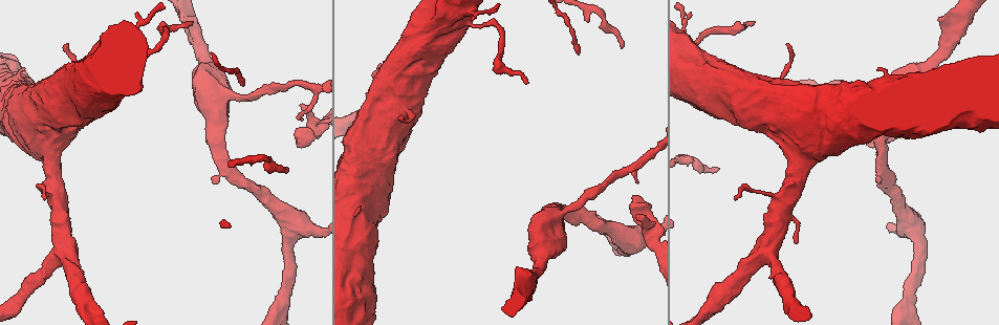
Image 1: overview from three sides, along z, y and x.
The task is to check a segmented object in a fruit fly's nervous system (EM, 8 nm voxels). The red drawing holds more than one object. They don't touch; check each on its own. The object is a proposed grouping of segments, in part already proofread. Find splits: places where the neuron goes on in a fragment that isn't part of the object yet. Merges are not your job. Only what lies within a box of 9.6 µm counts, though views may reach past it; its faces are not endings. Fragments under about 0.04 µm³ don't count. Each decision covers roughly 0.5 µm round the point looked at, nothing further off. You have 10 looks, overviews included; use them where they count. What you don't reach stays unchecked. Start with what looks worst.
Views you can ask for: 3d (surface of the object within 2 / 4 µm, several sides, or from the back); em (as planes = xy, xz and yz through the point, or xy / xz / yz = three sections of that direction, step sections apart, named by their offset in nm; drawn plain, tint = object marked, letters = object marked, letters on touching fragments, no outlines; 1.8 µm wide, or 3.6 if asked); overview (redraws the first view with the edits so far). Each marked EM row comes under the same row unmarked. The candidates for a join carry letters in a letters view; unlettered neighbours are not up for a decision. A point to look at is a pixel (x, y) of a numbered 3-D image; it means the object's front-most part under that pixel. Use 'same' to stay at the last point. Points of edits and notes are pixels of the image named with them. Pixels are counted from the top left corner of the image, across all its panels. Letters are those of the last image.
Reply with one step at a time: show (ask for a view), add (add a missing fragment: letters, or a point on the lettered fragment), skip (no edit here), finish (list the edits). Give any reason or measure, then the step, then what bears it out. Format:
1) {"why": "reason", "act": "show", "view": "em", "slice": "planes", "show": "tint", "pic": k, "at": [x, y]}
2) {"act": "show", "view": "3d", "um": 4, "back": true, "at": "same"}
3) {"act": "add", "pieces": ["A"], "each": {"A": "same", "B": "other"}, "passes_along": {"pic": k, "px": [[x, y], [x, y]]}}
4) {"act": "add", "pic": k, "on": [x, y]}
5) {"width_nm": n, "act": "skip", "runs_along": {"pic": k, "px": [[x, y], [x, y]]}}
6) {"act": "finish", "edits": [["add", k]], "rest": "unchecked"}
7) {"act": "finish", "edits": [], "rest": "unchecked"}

{"why": "branch stops here", "act": "show", "view": "em", "slice": "planes", "show": "letters", "pic": 1, "at": [299, 105]}

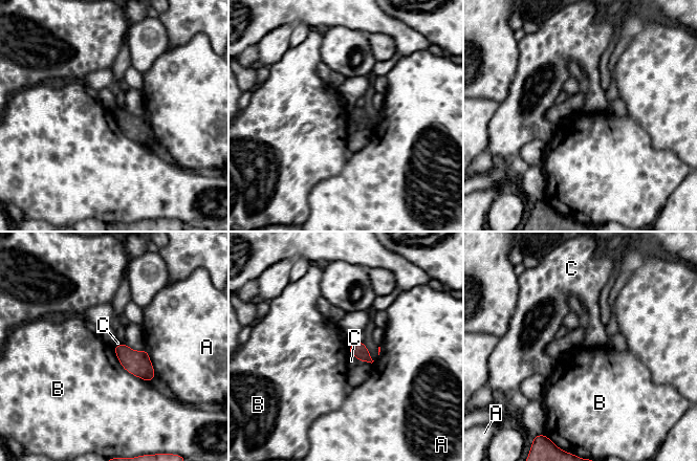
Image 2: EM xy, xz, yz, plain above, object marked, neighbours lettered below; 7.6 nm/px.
{"act": "skip", "each": {"A": "other", "B": "other", "C": "other"}, "border": {"pic": 2, "px": [[112, 347], [128, 372], [149, 382]]}, "found": "no lettered fragment goes on from it"}

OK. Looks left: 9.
{"why": "an open end", "act": "show", "view": "3d", "um": 4, "pic": 1, "at": [213, 183]}

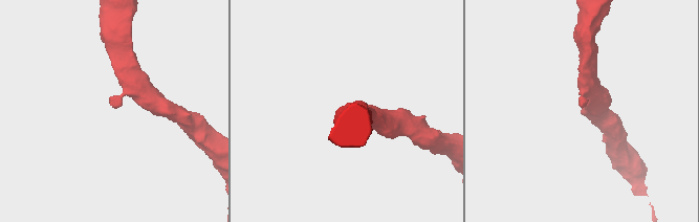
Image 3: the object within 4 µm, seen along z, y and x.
{"why": "need the tissue", "act": "show", "view": "em", "slice": "planes", "show": "letters", "pic": 3, "at": [583, 107]}

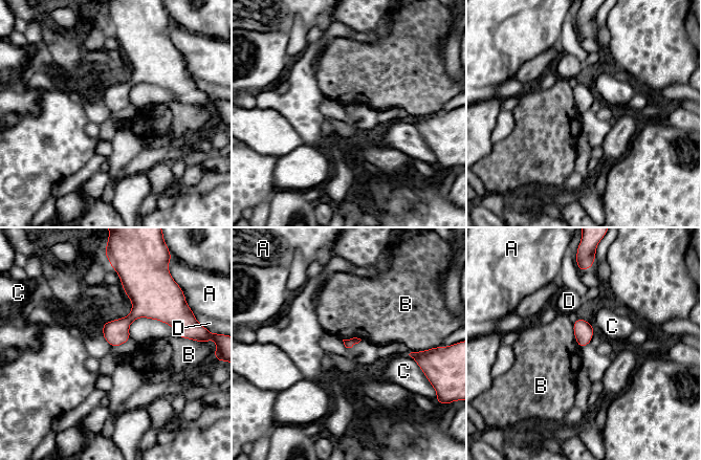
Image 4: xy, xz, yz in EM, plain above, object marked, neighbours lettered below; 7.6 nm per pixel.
{"longest_contact_nm": ["B", 200], "act": "skip", "each": {"A": "other", "B": "other", "C": "other", "D": "other"}, "border": {"pic": 4, "px": [[572, 324], [574, 340], [579, 348]]}, "found": "no lettered fragment goes on from it"}

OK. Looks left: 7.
{"why": "tapers out", "act": "show", "view": "em", "slice": "yz", "step": 4, "show": "letters", "pic": 1, "at": [192, 22]}

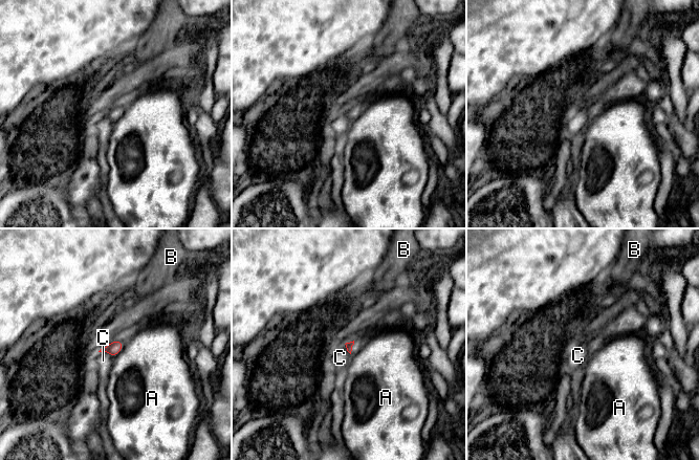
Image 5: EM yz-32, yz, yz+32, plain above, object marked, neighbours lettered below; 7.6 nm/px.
{"act": "show", "view": "em", "slice": "planes", "show": "letters", "at": "same"}

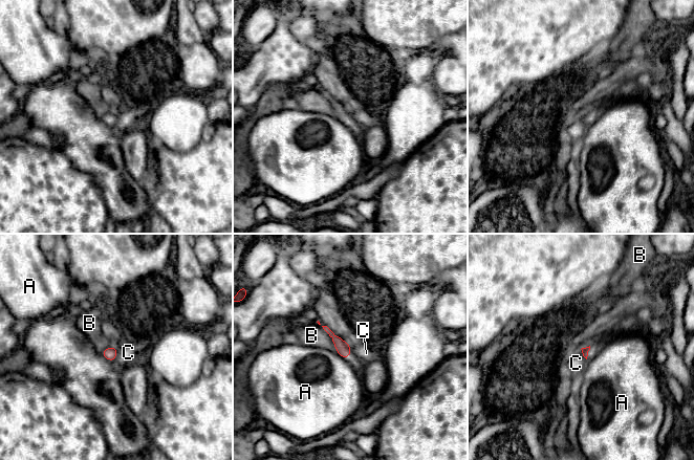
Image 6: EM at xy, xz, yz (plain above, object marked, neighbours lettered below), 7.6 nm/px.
{"act": "skip", "each": {"A": "other", "B": "other", "C": "other"}, "found": "none of them fits"}

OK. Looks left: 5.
{"why": "closes a loop", "act": "show", "view": "em", "um": 3.6, "slice": "xy", "step": 4, "show": "letters", "pic": 1, "at": [691, 42]}

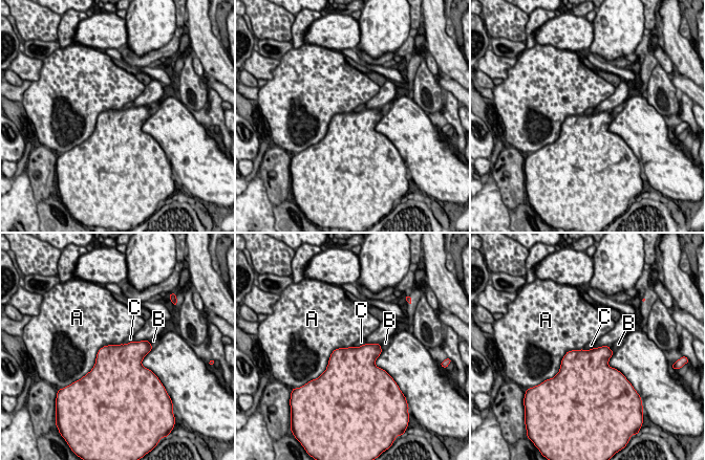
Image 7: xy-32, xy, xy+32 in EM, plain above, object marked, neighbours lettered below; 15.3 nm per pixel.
{"longest_contact_nm": ["A", 700], "act": "skip", "each": {"A": "other", "B": "other", "C": "other"}, "border": {"pic": 7, "px": [[364, 343], [359, 346], [351, 346]]}, "found": "no lettered fragment goes on from it"}

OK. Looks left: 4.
{"act": "finish", "edits": [], "rest": "unchecked"}

